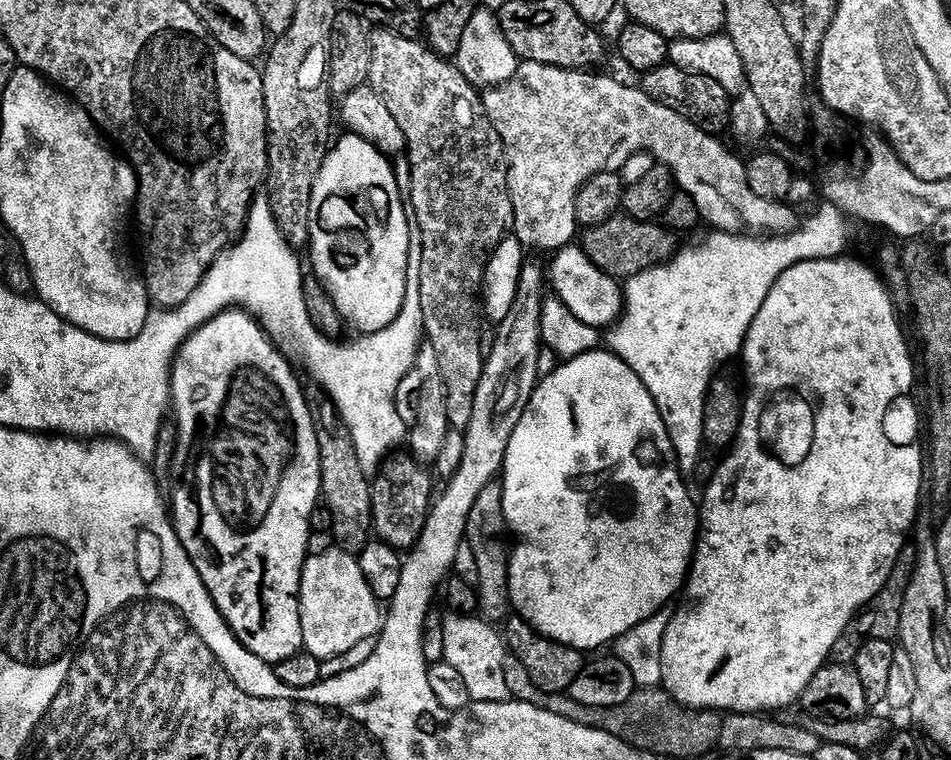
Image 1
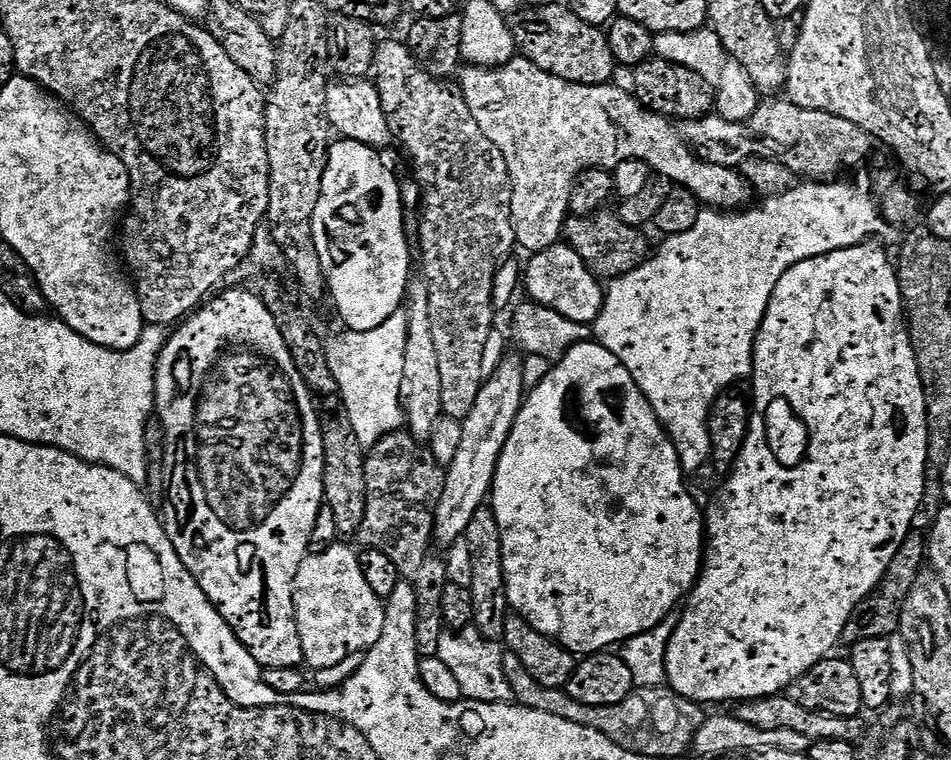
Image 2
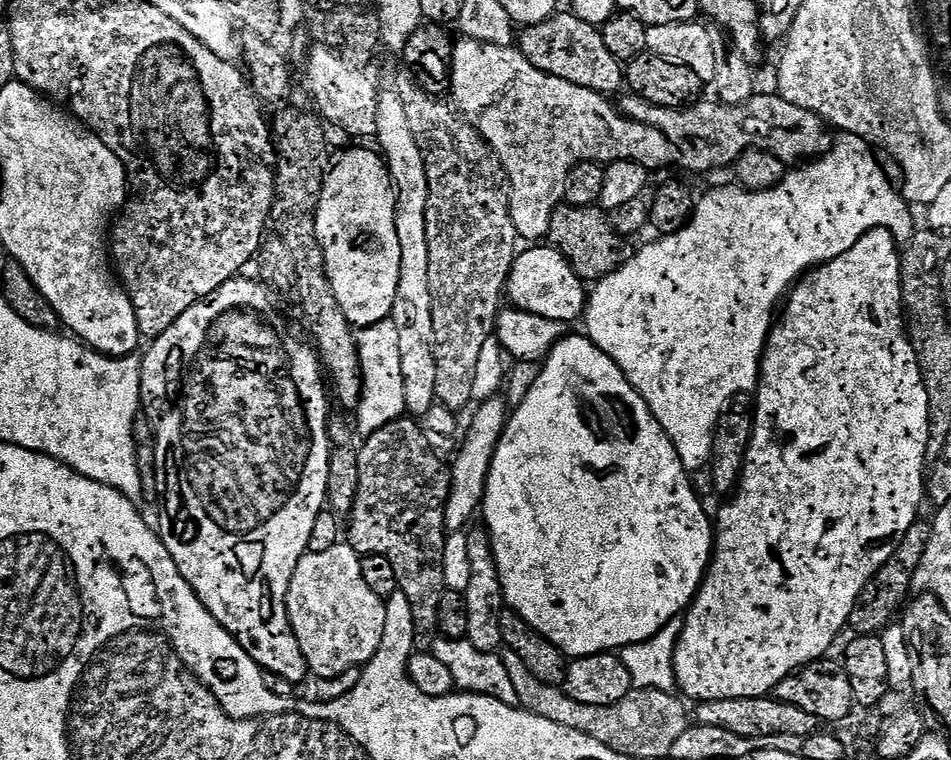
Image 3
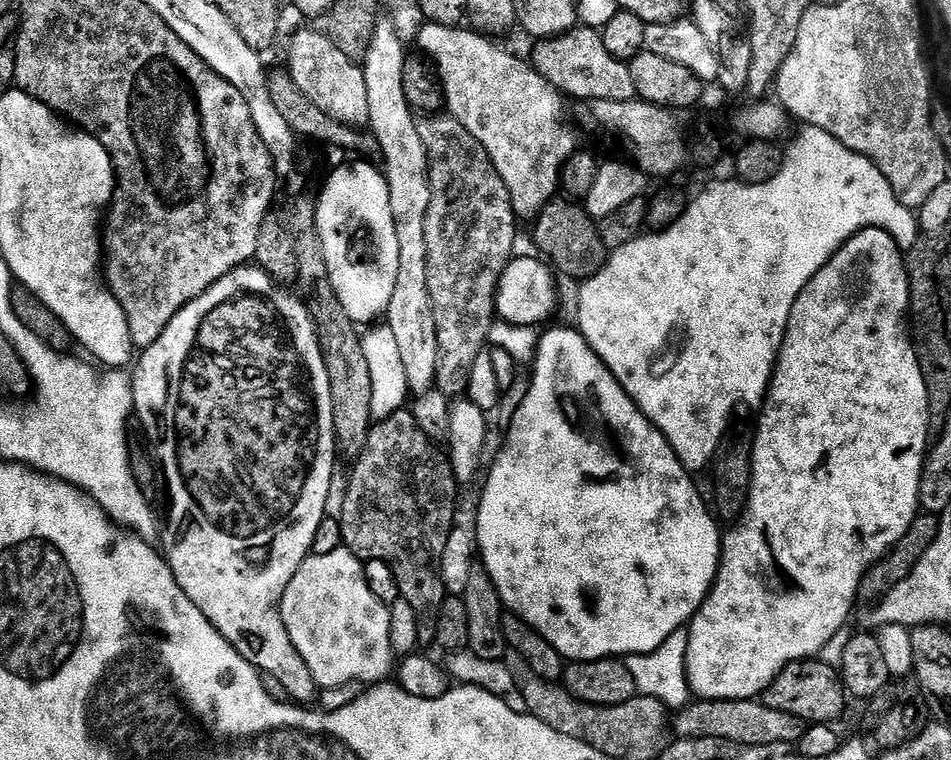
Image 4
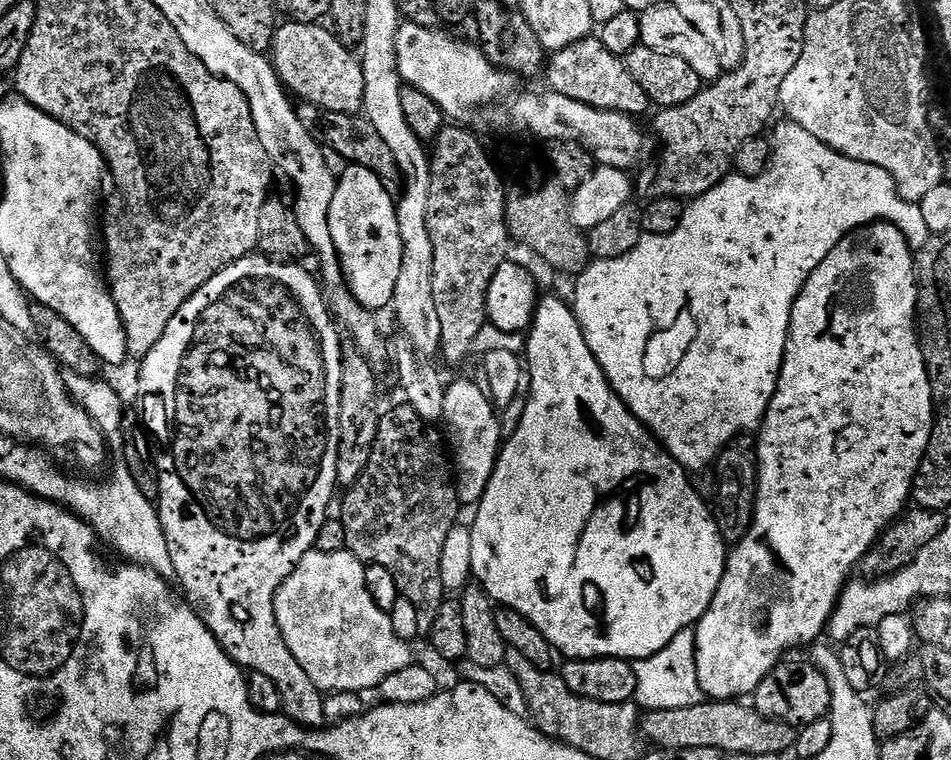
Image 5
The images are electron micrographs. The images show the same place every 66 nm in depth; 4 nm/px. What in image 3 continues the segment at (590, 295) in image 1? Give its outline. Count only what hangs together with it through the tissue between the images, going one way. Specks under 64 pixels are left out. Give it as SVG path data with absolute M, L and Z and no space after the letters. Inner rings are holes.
M528 246L517 255L508 275L506 296L511 307L528 311L530 315L570 322L579 321L586 307L586 284L570 266L570 262L557 248L551 246Z

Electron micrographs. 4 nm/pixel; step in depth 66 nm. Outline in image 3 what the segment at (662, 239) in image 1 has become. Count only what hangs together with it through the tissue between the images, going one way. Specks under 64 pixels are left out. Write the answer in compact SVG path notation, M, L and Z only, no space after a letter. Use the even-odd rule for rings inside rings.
M561 204L554 210L547 239L551 247L557 248L565 256L573 270L585 282L595 282L603 276L609 276L626 259L625 237L616 232L609 220L609 213L599 206L579 208L573 204Z

